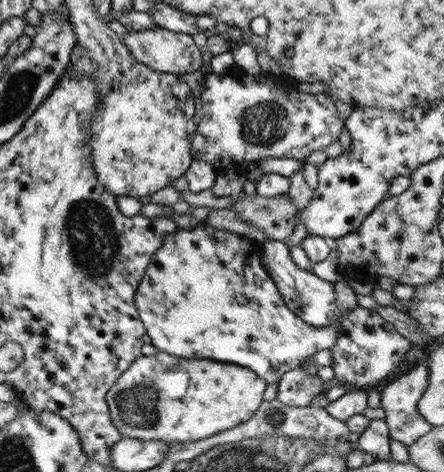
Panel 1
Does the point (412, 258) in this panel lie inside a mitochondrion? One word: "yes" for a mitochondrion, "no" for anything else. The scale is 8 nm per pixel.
no

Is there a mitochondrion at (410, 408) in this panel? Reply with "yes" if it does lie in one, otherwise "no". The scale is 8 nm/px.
no

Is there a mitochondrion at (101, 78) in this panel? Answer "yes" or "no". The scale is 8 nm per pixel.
no

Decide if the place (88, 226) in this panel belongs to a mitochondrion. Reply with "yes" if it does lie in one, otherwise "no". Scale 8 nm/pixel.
yes

